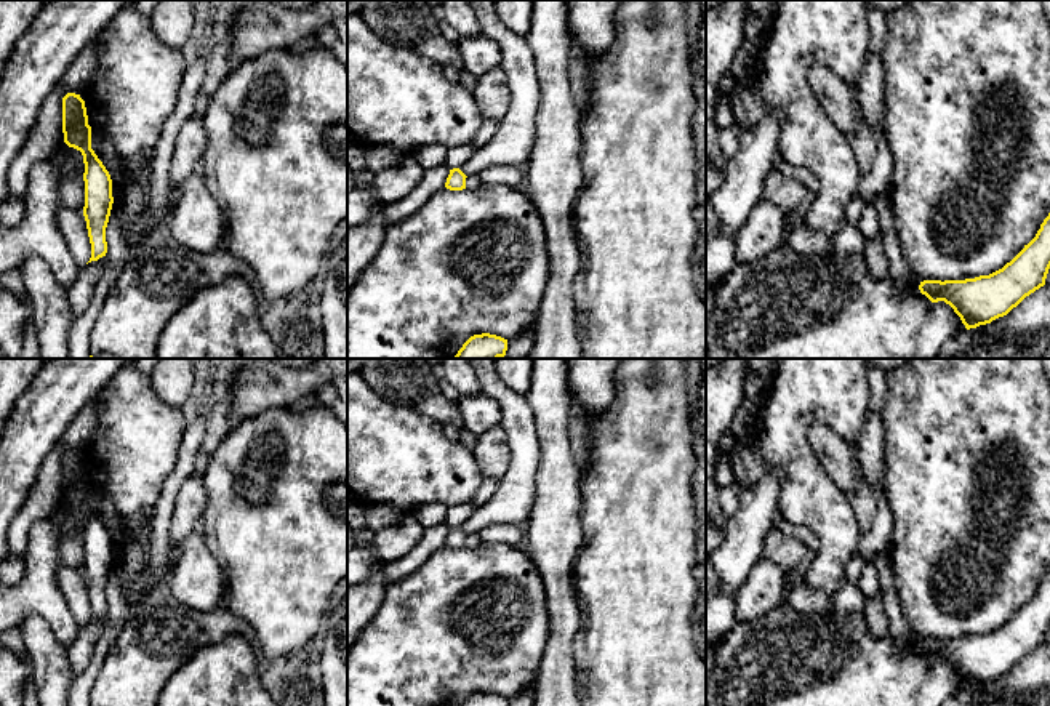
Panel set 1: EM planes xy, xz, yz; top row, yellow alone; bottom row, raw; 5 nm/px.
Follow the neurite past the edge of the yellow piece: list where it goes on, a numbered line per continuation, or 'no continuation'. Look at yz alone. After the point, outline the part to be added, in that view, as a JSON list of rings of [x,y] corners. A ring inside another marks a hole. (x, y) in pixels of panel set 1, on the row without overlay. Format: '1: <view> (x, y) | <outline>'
no continuation

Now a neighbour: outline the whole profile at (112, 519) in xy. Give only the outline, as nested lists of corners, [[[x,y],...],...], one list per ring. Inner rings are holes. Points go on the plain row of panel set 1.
[[[106,496],[101,499],[101,517],[109,530],[120,532],[123,528],[123,517],[114,509]]]

